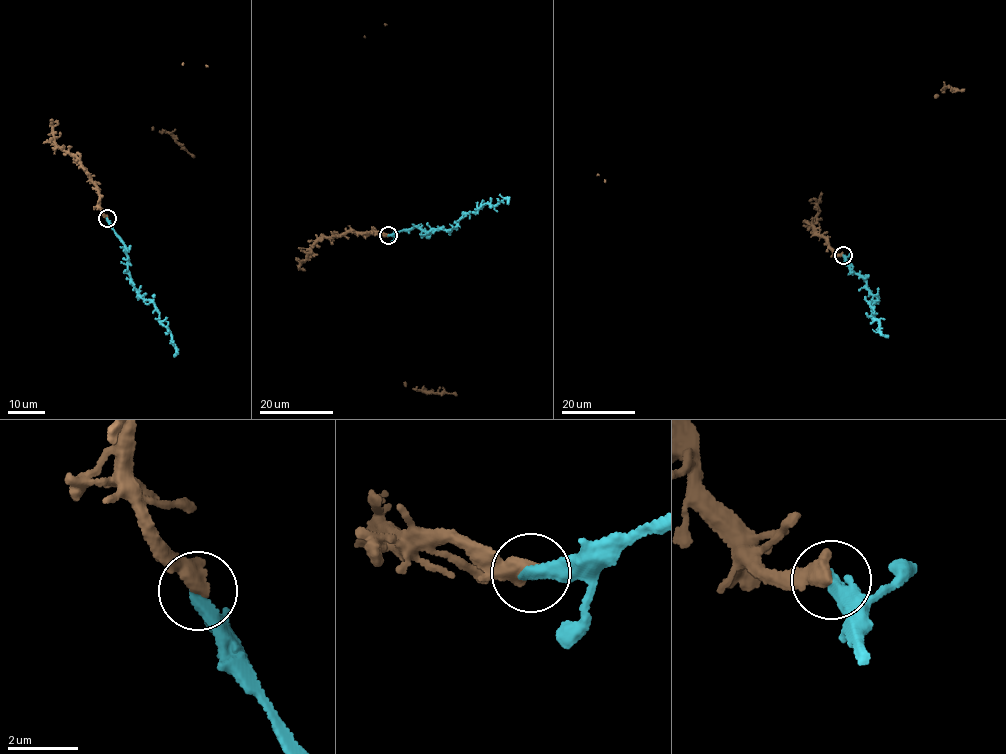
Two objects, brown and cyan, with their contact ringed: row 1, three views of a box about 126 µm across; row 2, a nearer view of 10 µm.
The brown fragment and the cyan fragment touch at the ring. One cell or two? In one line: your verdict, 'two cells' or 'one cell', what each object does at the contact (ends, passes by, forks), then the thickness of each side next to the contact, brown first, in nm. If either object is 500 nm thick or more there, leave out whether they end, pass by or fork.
one cell; calibres 550 and 400 nm

